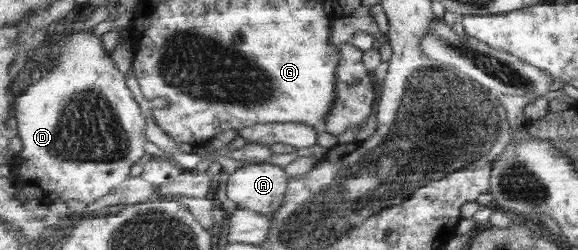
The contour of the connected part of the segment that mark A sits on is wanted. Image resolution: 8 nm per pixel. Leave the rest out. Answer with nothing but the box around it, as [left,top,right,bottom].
[226,163,289,216]

